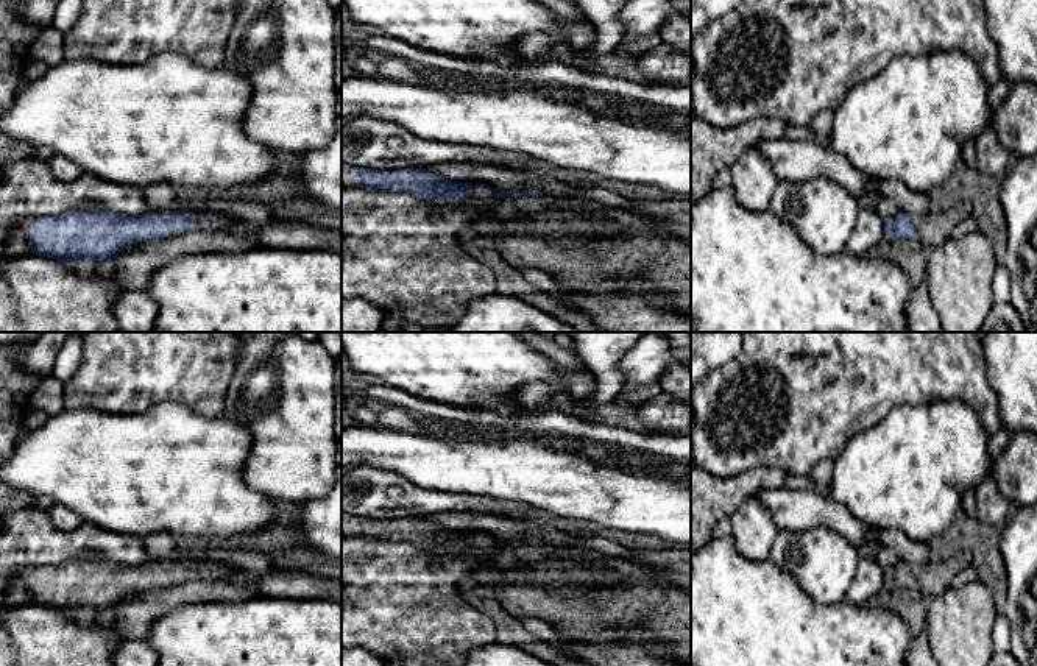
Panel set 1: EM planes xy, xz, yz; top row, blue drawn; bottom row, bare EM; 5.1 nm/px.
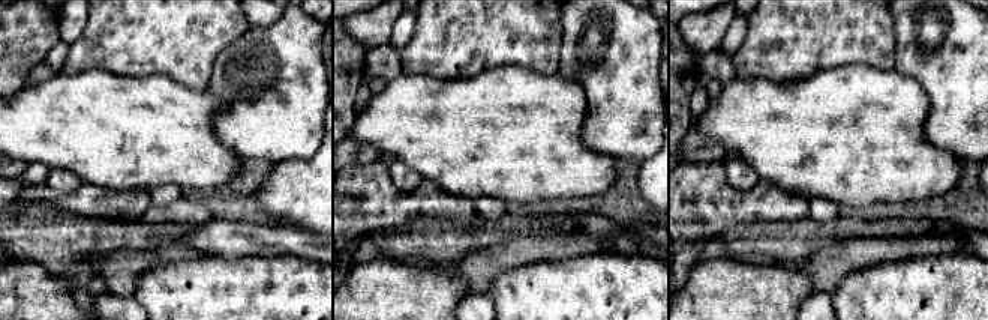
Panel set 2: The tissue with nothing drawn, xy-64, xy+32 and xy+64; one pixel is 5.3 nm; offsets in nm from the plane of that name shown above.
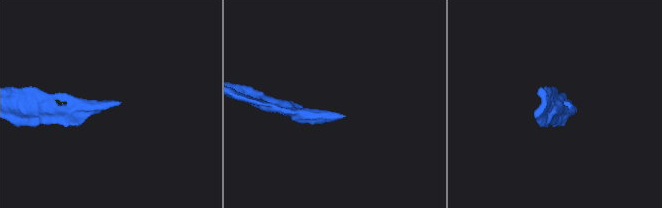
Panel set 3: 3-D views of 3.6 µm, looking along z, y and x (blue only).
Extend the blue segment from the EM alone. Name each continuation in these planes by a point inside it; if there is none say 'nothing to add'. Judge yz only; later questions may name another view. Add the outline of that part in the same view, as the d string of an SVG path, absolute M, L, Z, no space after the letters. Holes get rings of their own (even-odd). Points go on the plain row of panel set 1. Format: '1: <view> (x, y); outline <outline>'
1: yz (933, 577); outline M951 554L940 561L926 561L918 566L912 566L912 576L917 582L917 588L925 599L936 597L951 586L951 582L957 572L961 561Z

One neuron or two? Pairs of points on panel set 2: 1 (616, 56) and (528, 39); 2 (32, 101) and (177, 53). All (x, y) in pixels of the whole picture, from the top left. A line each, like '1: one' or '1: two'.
1: two
2: two

